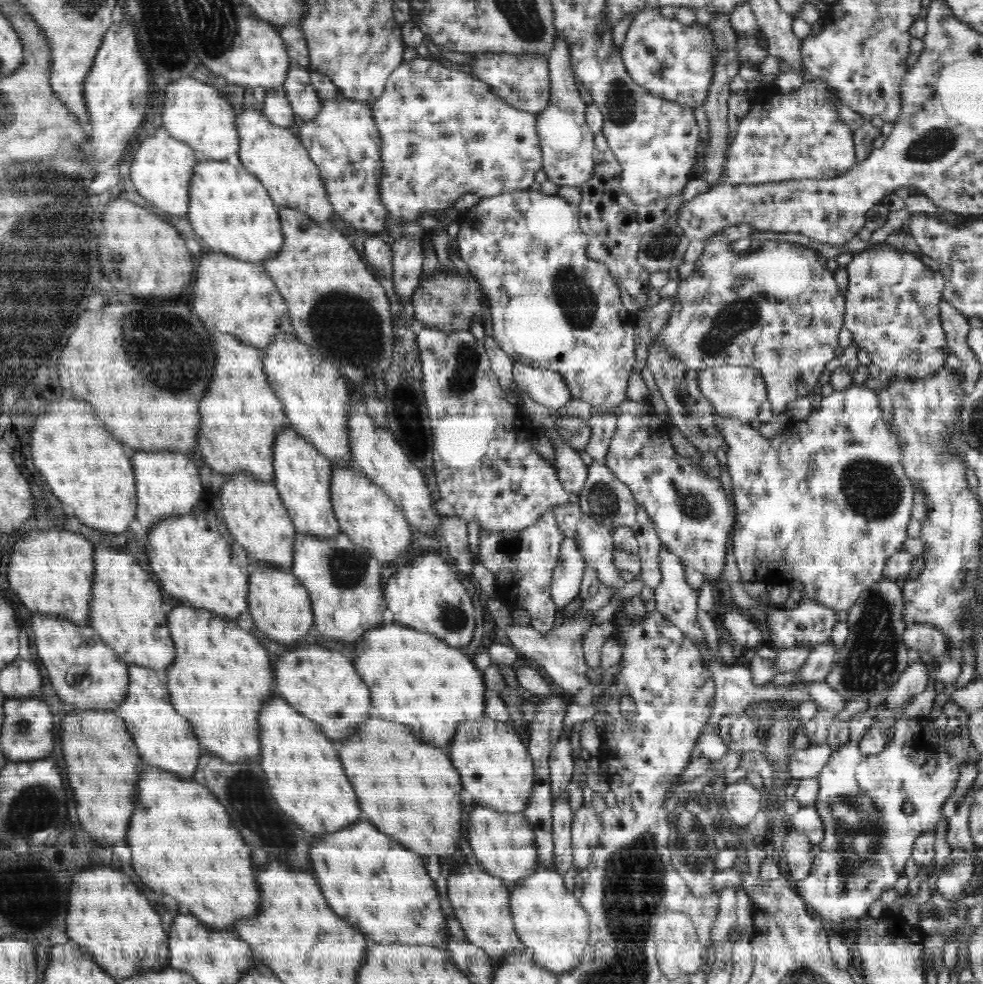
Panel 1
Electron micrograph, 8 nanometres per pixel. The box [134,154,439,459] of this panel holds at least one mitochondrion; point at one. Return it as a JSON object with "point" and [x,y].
{"point":[348,326]}

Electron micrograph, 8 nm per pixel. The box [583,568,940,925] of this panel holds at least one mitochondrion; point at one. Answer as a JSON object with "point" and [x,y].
{"point":[856,829]}

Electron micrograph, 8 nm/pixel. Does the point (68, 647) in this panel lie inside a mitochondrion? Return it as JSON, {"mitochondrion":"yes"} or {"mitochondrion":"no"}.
{"mitochondrion":"no"}

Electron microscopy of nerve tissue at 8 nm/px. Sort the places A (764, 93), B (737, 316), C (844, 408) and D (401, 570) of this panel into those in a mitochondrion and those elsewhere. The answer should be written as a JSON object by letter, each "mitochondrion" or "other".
{"A":"other","B":"mitochondrion","C":"other","D":"other"}

